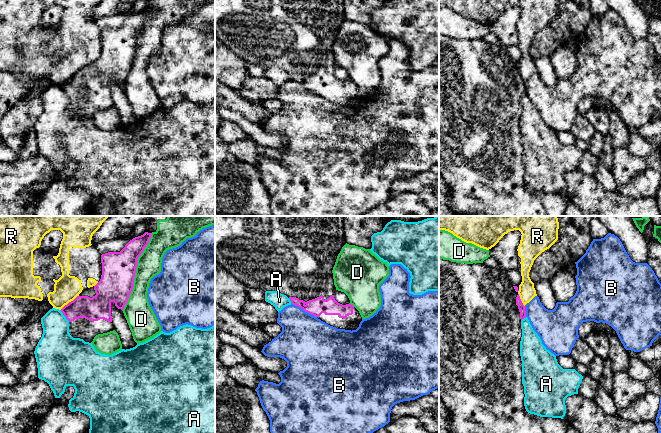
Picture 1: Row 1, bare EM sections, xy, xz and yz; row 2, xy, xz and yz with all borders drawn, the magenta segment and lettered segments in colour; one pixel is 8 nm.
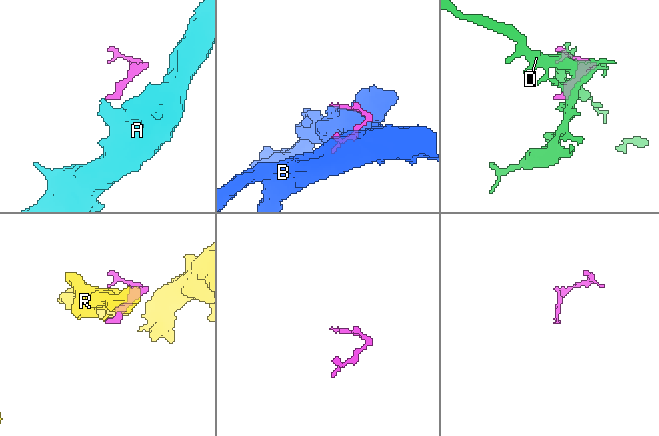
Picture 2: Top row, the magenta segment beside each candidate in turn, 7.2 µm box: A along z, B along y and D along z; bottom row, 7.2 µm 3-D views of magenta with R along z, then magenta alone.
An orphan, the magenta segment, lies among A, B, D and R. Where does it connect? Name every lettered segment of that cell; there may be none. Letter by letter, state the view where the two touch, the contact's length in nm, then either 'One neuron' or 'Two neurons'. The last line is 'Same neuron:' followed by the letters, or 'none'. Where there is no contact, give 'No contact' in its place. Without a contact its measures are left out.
A: Touches magenta in xy. Shared border 130 nm. Two neurons
B: Touches magenta in xz. Shared border 240 nm. Two neurons
D: Touches magenta in xy. Shared border 650 nm. Two neurons
R: Touches magenta in xy. Shared border 200 nm. Two neurons
Same neuron: none

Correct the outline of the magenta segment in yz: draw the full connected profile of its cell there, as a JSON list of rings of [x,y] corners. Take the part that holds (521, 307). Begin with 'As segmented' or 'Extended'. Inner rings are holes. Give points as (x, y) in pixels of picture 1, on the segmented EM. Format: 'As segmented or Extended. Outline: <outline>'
Extended. Outline: [[[439,258],[439,397],[450,414],[450,428],[453,433],[566,433],[567,424],[561,418],[540,417],[530,414],[524,406],[522,384],[522,361],[520,341],[521,320],[526,318],[525,306],[518,294],[518,287],[510,282],[506,271],[490,268],[484,263],[456,263]]]

